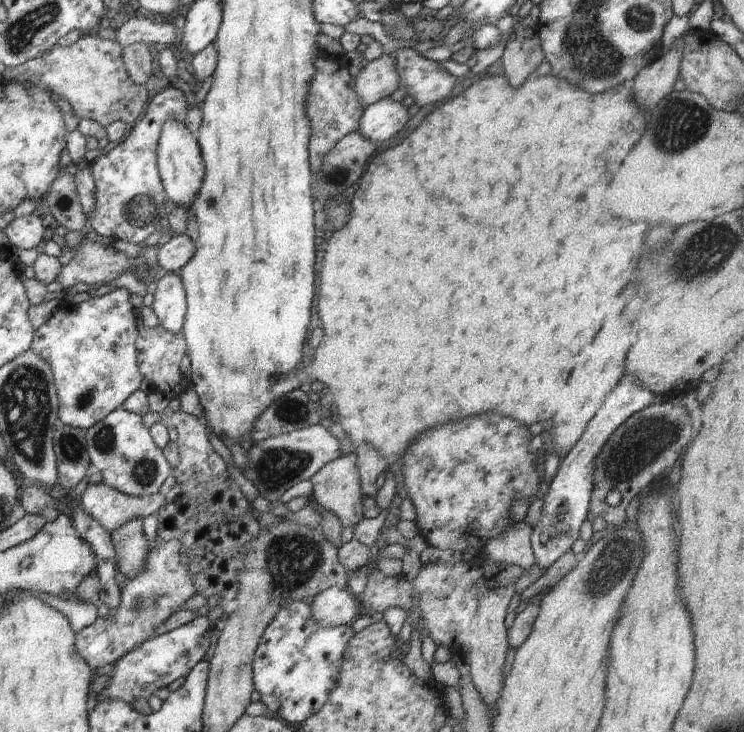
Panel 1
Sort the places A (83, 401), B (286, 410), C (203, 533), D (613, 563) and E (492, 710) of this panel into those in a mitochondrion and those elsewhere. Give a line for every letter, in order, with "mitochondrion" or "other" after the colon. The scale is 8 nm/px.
A: mitochondrion
B: mitochondrion
C: other
D: mitochondrion
E: other

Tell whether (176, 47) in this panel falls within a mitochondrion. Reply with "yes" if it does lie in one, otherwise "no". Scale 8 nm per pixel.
no

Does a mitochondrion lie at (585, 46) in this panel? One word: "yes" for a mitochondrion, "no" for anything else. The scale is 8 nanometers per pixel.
yes

